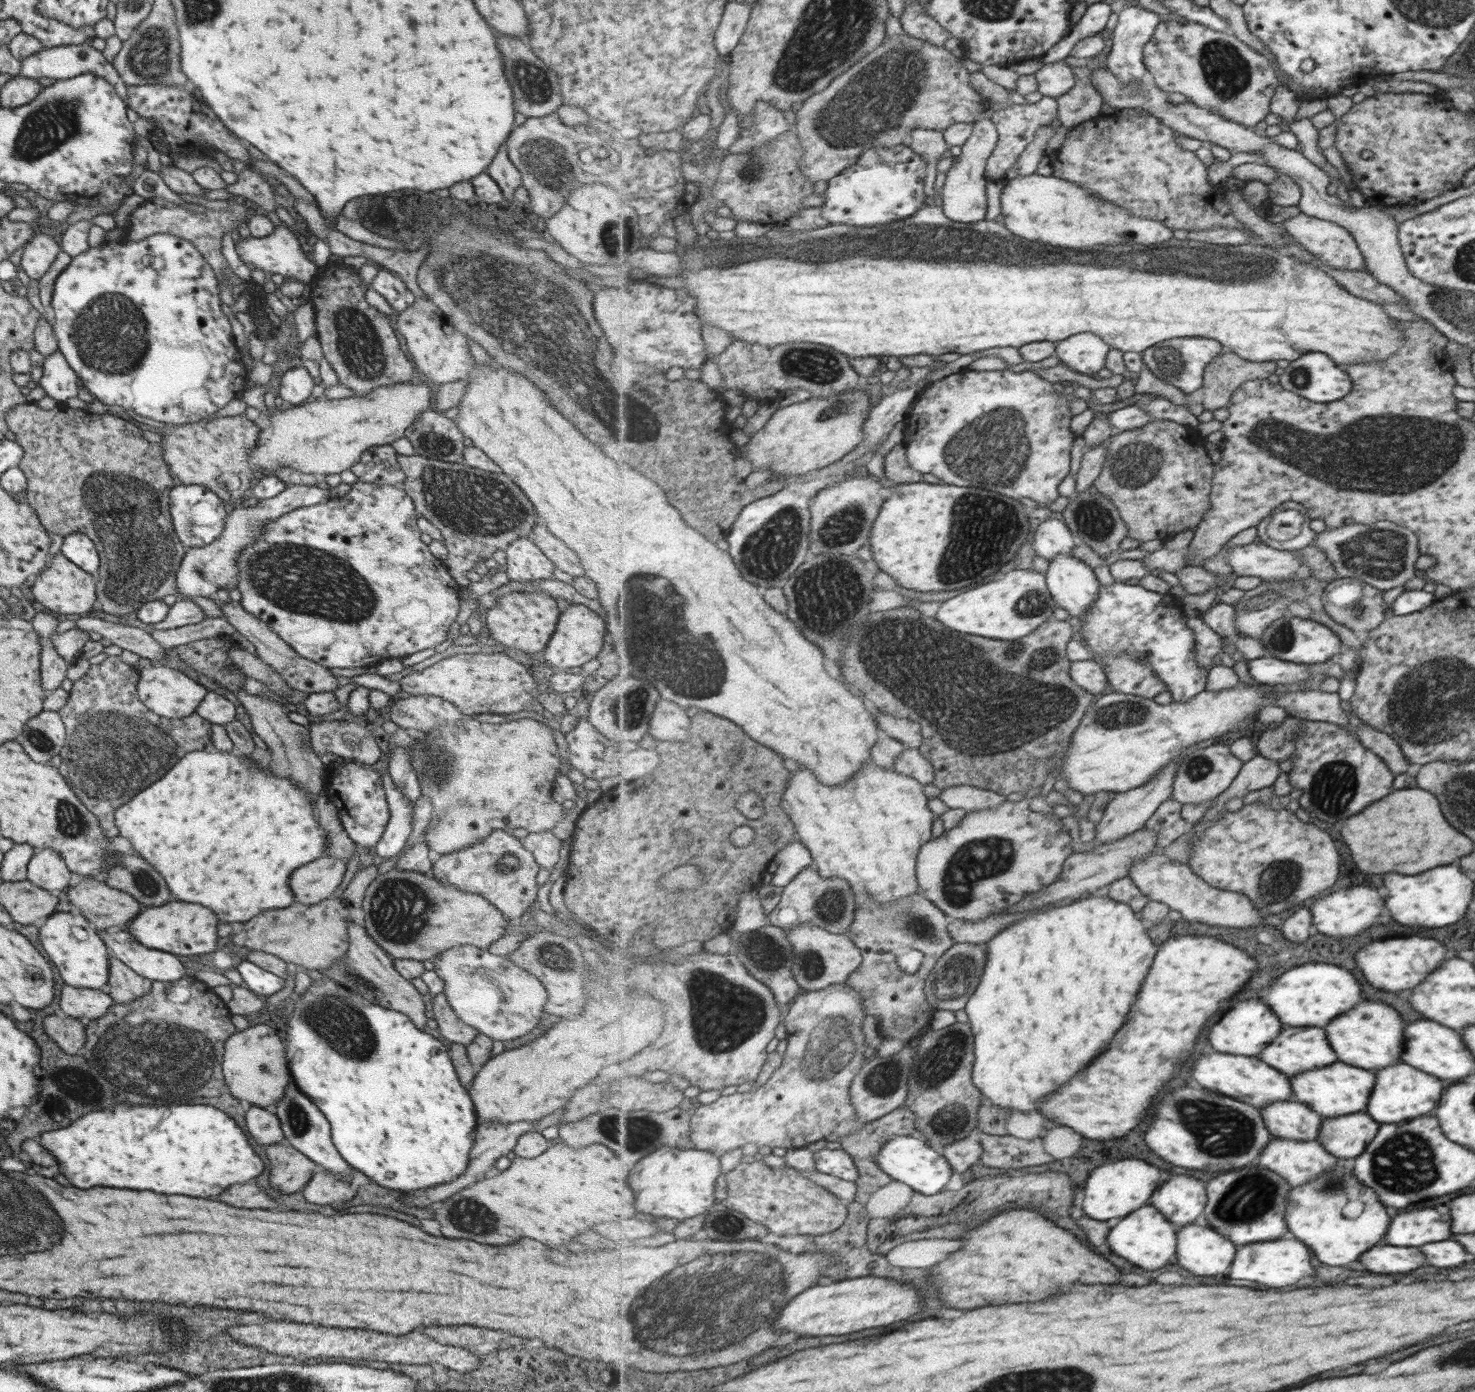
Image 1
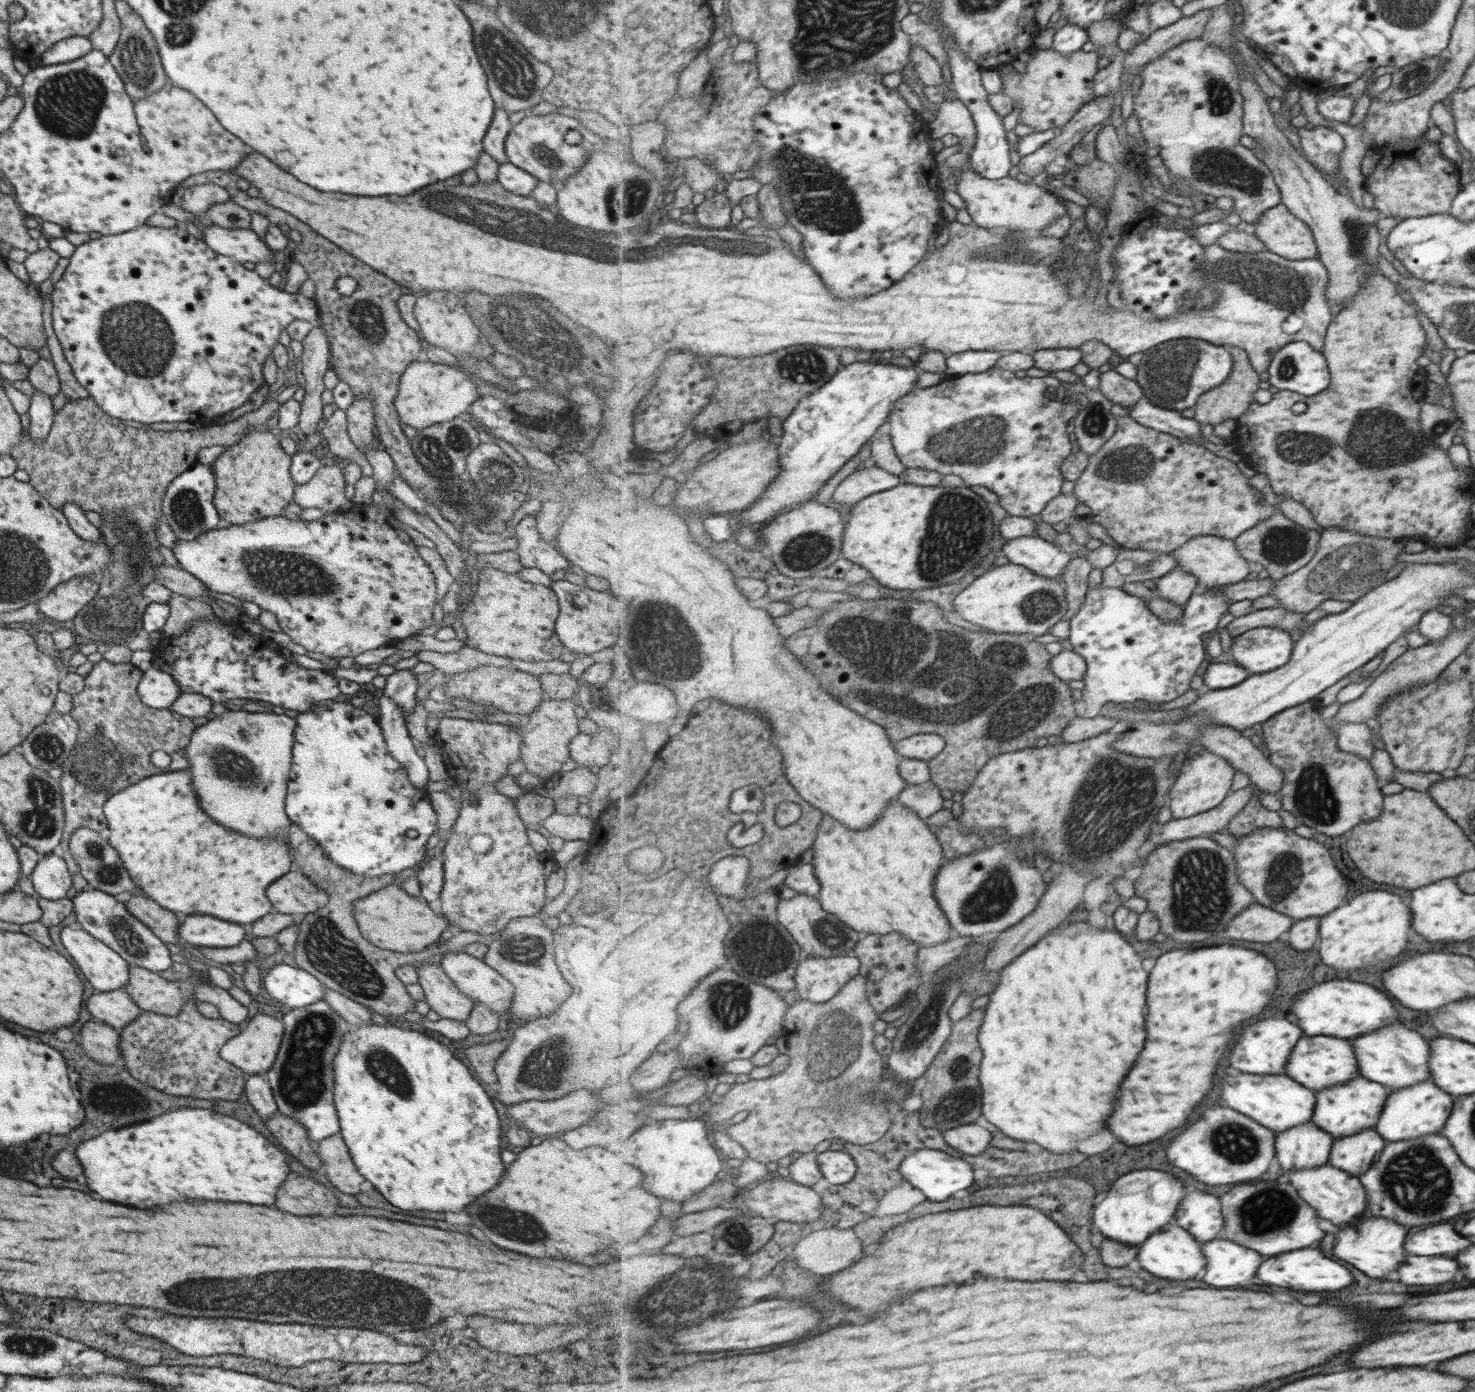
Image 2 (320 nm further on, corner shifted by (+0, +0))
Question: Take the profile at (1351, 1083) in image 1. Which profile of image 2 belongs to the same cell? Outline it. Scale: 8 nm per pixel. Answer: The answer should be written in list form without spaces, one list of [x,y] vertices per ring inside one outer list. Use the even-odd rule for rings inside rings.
[[[1363,1078],[1353,1080],[1353,1084],[1339,1084],[1337,1088],[1327,1088],[1325,1092],[1323,1090],[1315,1092],[1317,1104],[1315,1104],[1311,1122],[1317,1128],[1328,1132],[1333,1139],[1357,1134],[1357,1132],[1367,1130],[1367,1128],[1371,1128],[1375,1124],[1388,1094],[1389,1090],[1381,1088],[1381,1084],[1367,1082]]]

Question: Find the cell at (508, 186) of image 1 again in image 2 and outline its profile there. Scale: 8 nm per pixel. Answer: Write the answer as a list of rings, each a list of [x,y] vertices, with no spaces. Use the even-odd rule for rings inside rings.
[[[495,108],[491,124],[483,136],[483,150],[485,154],[491,156],[491,160],[495,160],[495,164],[507,164],[507,156],[504,152],[504,140],[510,131],[512,124],[507,120],[508,113],[501,108]]]

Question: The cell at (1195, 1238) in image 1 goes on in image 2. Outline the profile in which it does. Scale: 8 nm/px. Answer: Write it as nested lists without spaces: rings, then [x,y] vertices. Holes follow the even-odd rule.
[[[1224,1238],[1205,1242],[1203,1246],[1209,1270],[1205,1270],[1207,1274],[1201,1276],[1201,1280],[1207,1280],[1207,1284],[1219,1288],[1239,1288],[1255,1284],[1257,1270],[1263,1264],[1260,1252]]]

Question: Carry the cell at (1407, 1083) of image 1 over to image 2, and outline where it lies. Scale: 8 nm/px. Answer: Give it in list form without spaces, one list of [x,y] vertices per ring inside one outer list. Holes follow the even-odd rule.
[[[1429,1078],[1429,1080],[1425,1080],[1425,1084],[1413,1084],[1413,1088],[1407,1086],[1407,1088],[1401,1088],[1401,1092],[1388,1094],[1375,1130],[1381,1132],[1381,1136],[1385,1136],[1385,1140],[1389,1140],[1389,1142],[1411,1140],[1417,1136],[1439,1133],[1452,1112],[1451,1104],[1453,1104],[1451,1096],[1445,1094]]]

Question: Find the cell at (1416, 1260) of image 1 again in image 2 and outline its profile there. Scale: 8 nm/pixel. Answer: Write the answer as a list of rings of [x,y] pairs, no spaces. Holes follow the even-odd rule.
[[[1409,1256],[1409,1264],[1401,1268],[1399,1280],[1409,1286],[1445,1284],[1453,1278],[1455,1270],[1457,1270],[1455,1260],[1439,1256]]]

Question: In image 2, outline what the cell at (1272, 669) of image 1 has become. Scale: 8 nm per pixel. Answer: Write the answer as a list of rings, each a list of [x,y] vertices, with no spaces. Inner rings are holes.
[[[1224,657],[1209,664],[1202,677],[1208,690],[1215,690],[1241,684],[1251,675],[1246,668]]]

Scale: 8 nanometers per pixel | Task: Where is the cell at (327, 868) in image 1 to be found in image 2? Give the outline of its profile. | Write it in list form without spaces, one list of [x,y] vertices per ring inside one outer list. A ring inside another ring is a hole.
[[[287,872],[277,878],[267,890],[267,900],[271,902],[274,913],[290,914],[296,918],[313,913],[327,904],[326,892],[315,886],[302,872]]]

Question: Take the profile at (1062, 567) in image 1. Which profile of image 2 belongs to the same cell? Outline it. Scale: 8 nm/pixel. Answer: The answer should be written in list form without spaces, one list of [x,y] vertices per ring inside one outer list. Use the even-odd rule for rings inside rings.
[[[1035,535],[1008,539],[1002,546],[1004,554],[1011,563],[1020,564],[1033,572],[1052,579],[1063,580],[1069,562],[1075,556],[1063,552],[1051,541]]]

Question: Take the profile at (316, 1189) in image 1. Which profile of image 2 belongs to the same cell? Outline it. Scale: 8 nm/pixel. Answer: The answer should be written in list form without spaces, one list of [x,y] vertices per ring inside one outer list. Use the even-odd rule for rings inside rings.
[[[337,1131],[327,1138],[314,1144],[318,1157],[323,1164],[322,1170],[333,1188],[345,1194],[357,1194],[363,1176],[357,1174],[354,1162],[351,1160],[348,1148],[343,1142],[341,1133]]]

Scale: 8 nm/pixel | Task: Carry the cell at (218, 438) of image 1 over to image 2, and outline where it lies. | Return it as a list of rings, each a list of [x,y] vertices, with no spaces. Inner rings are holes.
[[[267,430],[267,432],[249,431],[235,445],[225,446],[224,452],[209,464],[214,470],[215,477],[212,504],[220,516],[222,524],[239,526],[254,520],[261,520],[266,516],[284,514],[283,508],[291,503],[298,484],[289,474],[290,456],[281,449],[278,440],[277,432],[272,430]]]

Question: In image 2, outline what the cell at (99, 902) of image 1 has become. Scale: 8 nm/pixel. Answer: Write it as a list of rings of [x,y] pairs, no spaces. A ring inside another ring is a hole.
[[[141,896],[130,897],[123,906],[125,906],[125,912],[129,912],[135,919],[140,920],[159,940],[164,943],[178,944],[176,932],[179,920],[173,912],[167,912],[165,908]]]

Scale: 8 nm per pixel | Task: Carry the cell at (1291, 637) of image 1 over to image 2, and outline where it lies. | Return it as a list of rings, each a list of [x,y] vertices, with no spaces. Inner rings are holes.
[[[1256,628],[1233,638],[1234,643],[1227,658],[1246,668],[1252,675],[1264,674],[1284,666],[1293,652],[1292,642],[1294,640],[1295,638],[1290,633],[1281,628]]]

